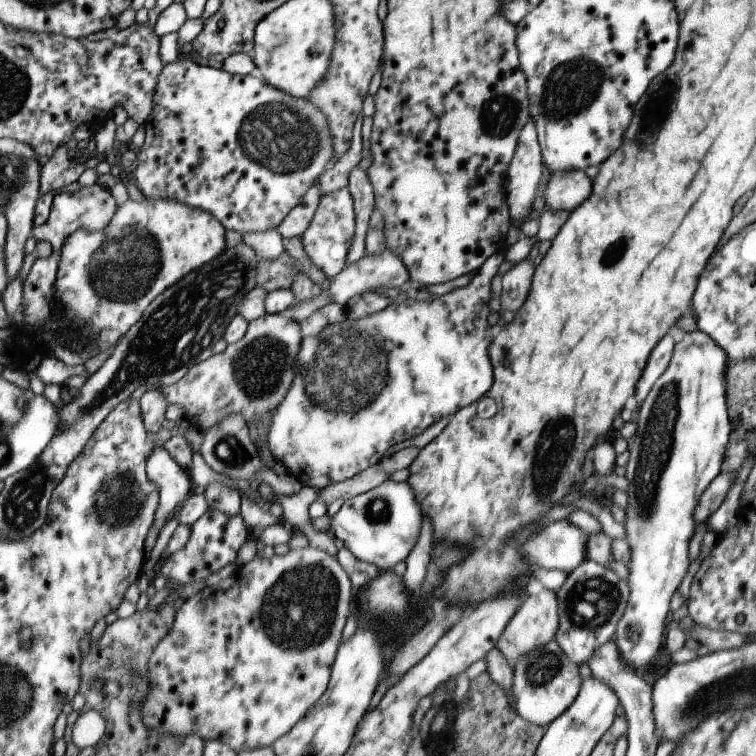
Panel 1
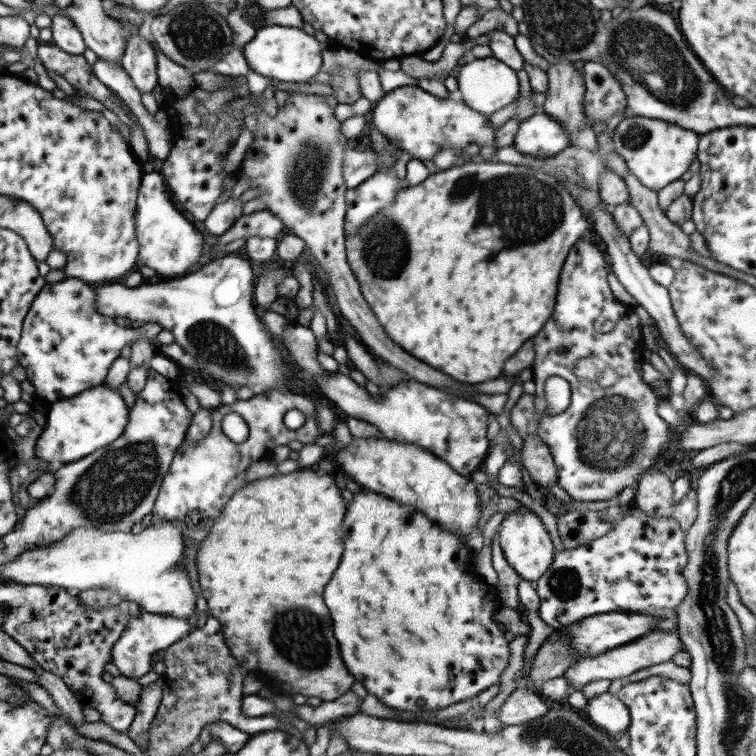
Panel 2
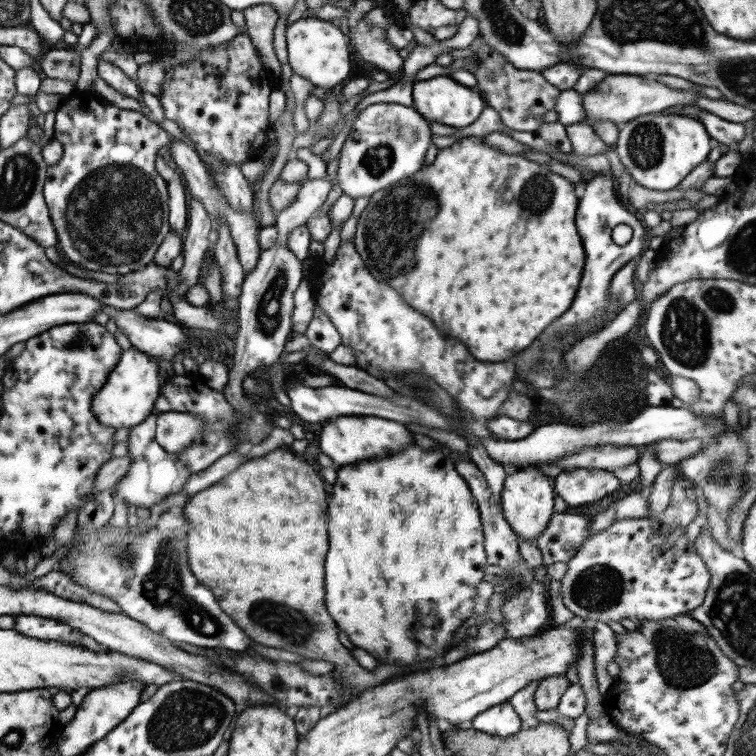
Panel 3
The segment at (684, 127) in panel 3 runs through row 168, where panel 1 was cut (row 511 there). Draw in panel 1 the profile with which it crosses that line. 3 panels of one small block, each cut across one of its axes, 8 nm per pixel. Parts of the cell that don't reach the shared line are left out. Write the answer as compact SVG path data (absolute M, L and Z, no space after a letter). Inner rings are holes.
M685 332L679 336L673 348L671 362L667 370L655 380L649 394L645 396L639 412L635 414L635 434L633 444L629 446L629 462L625 466L625 478L629 482L627 488L627 510L625 510L625 542L631 550L631 560L627 564L629 568L629 602L627 608L617 622L615 628L615 642L619 648L621 658L635 668L635 672L645 672L643 668L649 666L661 644L661 636L665 634L665 628L669 624L669 602L671 596L677 592L679 582L683 580L689 558L687 558L687 546L695 532L693 524L693 508L697 506L697 500L701 492L709 486L709 482L721 474L721 464L725 458L729 434L733 430L729 422L729 406L727 406L727 384L725 384L725 372L727 372L729 356L727 352L705 332Z

